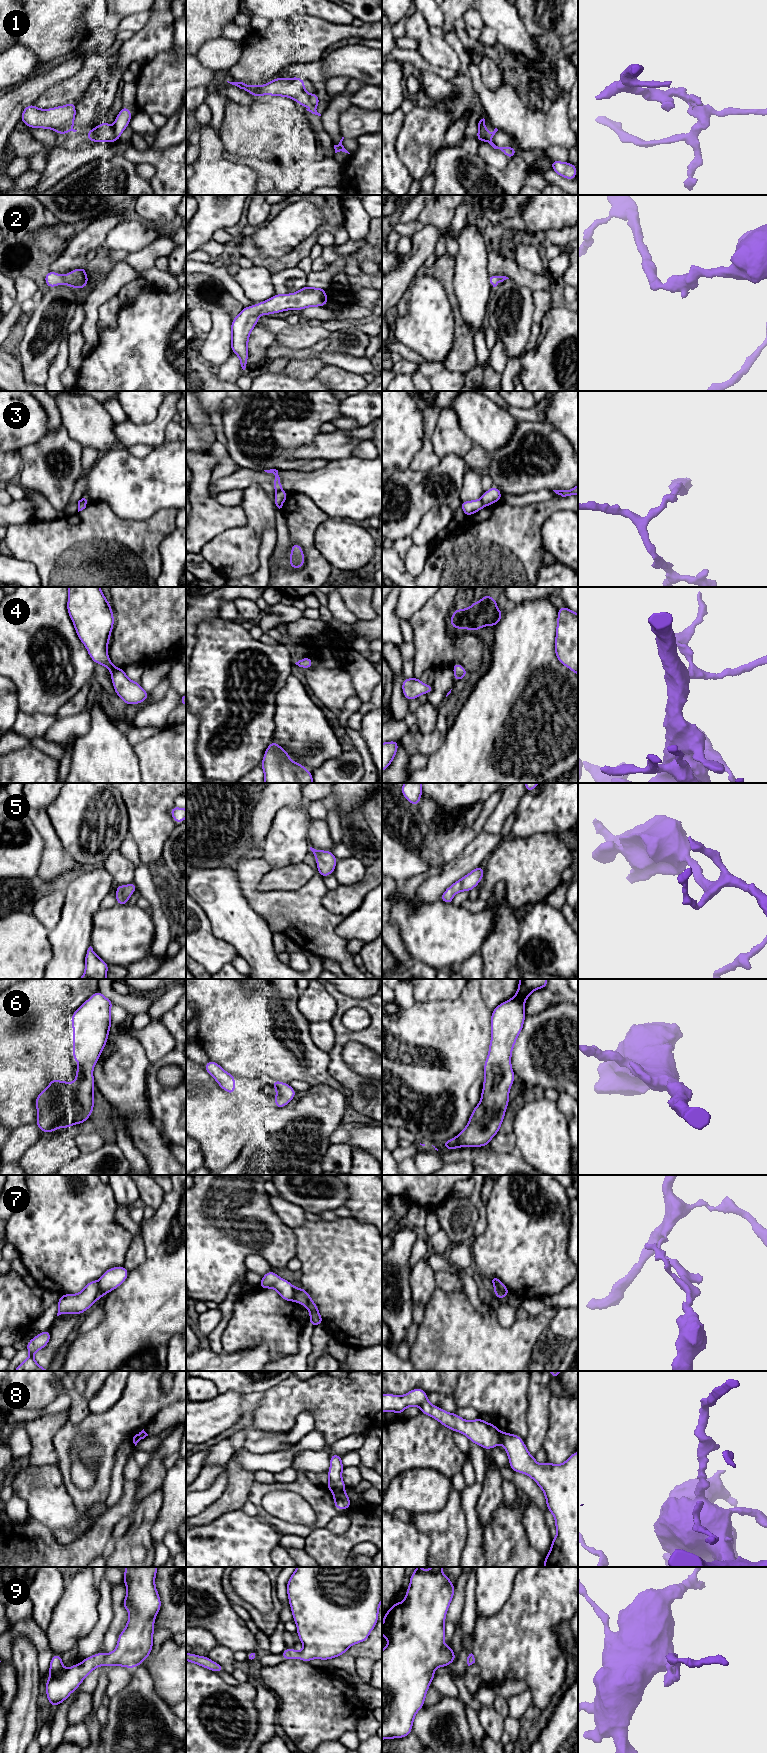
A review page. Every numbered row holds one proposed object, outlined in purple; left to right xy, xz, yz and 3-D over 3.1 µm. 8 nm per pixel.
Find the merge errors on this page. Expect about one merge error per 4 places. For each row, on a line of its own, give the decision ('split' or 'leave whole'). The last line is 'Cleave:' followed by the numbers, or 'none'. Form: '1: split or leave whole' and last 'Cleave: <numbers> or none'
1: split
2: leave whole
3: split
4: leave whole
5: leave whole
6: leave whole
7: split
8: split
9: leave whole
Cleave: 1, 3, 7, 8

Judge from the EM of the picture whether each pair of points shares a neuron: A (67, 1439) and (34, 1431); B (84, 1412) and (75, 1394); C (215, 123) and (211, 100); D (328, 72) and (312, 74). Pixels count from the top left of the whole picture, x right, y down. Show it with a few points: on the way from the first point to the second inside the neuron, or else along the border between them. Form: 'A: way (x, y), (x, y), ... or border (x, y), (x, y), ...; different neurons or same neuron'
A: border (68, 1420), (53, 1437), (53, 1447), (57, 1459); different neurons
B: way (80, 1408), (77, 1398); same neuron
C: way (216, 117), (216, 106); same neuron
D: border (321, 59), (323, 63), (322, 74), (327, 79); different neurons

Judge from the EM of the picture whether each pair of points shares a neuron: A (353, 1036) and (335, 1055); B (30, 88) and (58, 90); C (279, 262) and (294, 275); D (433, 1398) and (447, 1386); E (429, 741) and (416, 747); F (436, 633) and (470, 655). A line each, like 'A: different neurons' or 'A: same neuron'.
A: same neuron
B: different neurons
C: different neurons
D: different neurons
E: same neuron
F: same neuron

